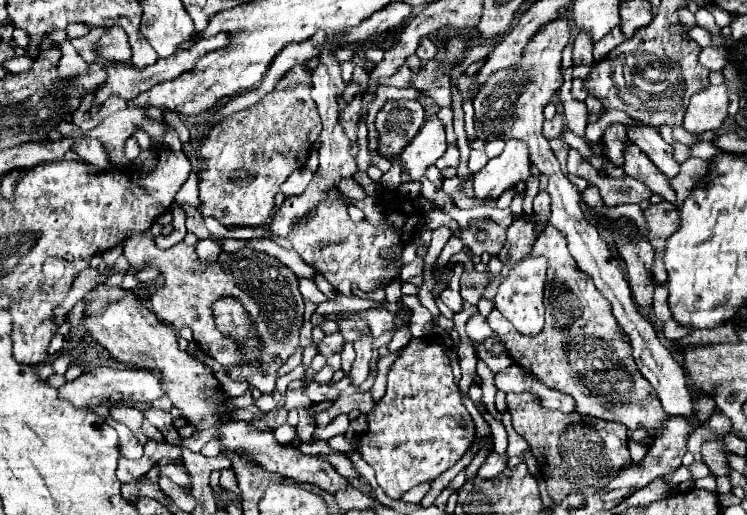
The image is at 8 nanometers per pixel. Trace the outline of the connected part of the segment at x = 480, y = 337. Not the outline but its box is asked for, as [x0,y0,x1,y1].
[467,314,493,342]

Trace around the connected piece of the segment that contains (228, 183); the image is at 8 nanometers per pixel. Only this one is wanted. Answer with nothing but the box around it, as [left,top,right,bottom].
[199,64,321,228]

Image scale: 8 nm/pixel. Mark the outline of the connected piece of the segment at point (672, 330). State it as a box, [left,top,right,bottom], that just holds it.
[663,319,693,341]

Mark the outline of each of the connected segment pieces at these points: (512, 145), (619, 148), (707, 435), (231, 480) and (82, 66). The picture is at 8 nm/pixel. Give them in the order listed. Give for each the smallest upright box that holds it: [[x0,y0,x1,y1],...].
[[473,140,531,200],[601,124,627,166],[687,412,731,454],[221,470,239,494],[57,42,89,80]]

